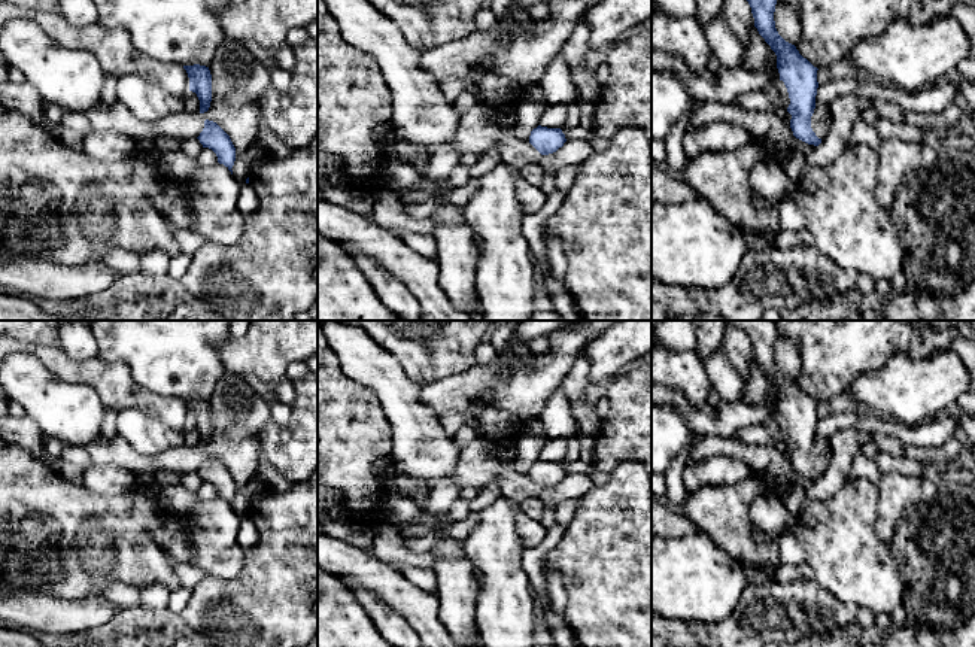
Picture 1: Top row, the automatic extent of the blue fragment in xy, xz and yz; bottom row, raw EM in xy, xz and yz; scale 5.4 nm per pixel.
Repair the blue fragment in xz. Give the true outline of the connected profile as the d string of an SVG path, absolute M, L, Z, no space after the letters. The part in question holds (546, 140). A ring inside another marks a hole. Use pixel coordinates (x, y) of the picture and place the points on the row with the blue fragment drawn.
M538 125L531 131L529 143L541 154L549 155L556 152L567 142L561 128L547 128Z

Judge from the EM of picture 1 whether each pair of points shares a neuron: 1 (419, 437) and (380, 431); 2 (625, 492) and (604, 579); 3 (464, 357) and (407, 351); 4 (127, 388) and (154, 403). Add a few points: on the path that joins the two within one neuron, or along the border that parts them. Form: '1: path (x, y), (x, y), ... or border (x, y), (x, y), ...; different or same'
1: border (379, 400), (391, 428), (391, 456); different
2: path (617, 513), (617, 558); same
3: path (450, 351), (421, 351); same
4: path (133, 389), (148, 401); same

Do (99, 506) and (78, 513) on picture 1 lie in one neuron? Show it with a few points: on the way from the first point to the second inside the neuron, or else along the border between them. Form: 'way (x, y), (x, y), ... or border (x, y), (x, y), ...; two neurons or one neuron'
way (94, 506), (82, 509); one neuron

